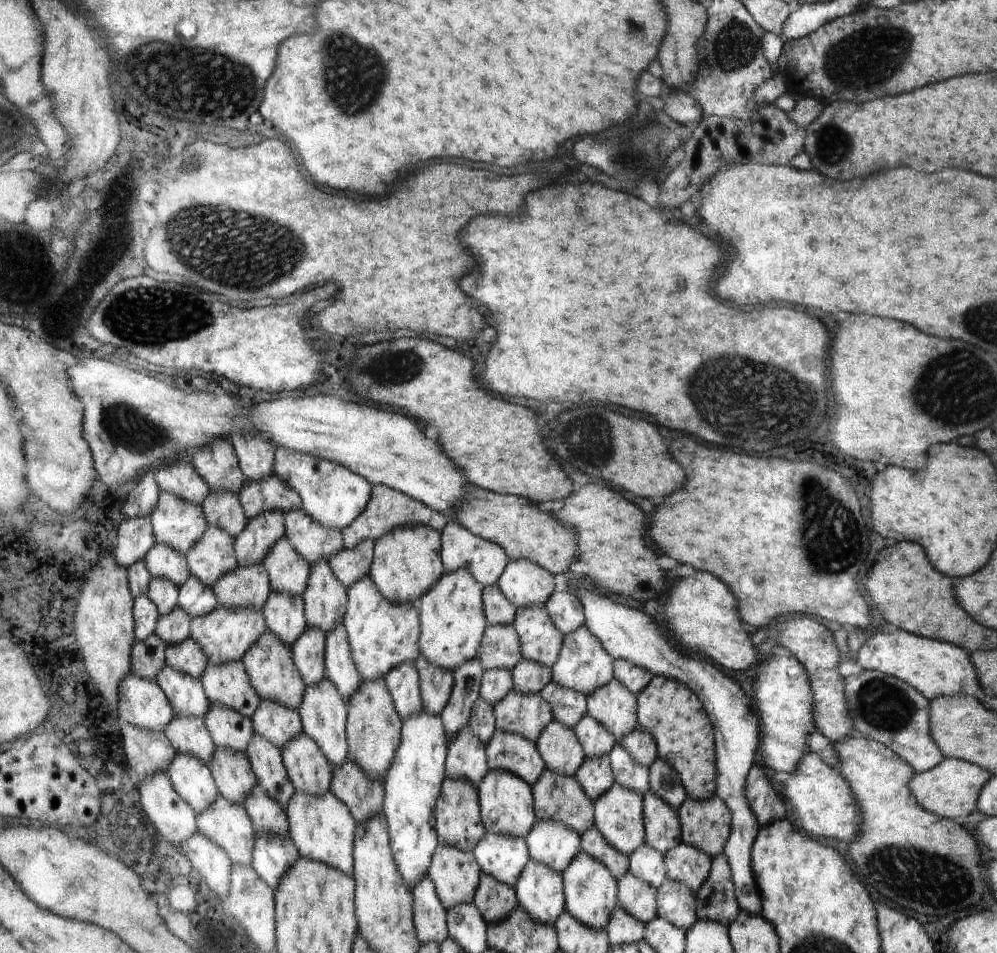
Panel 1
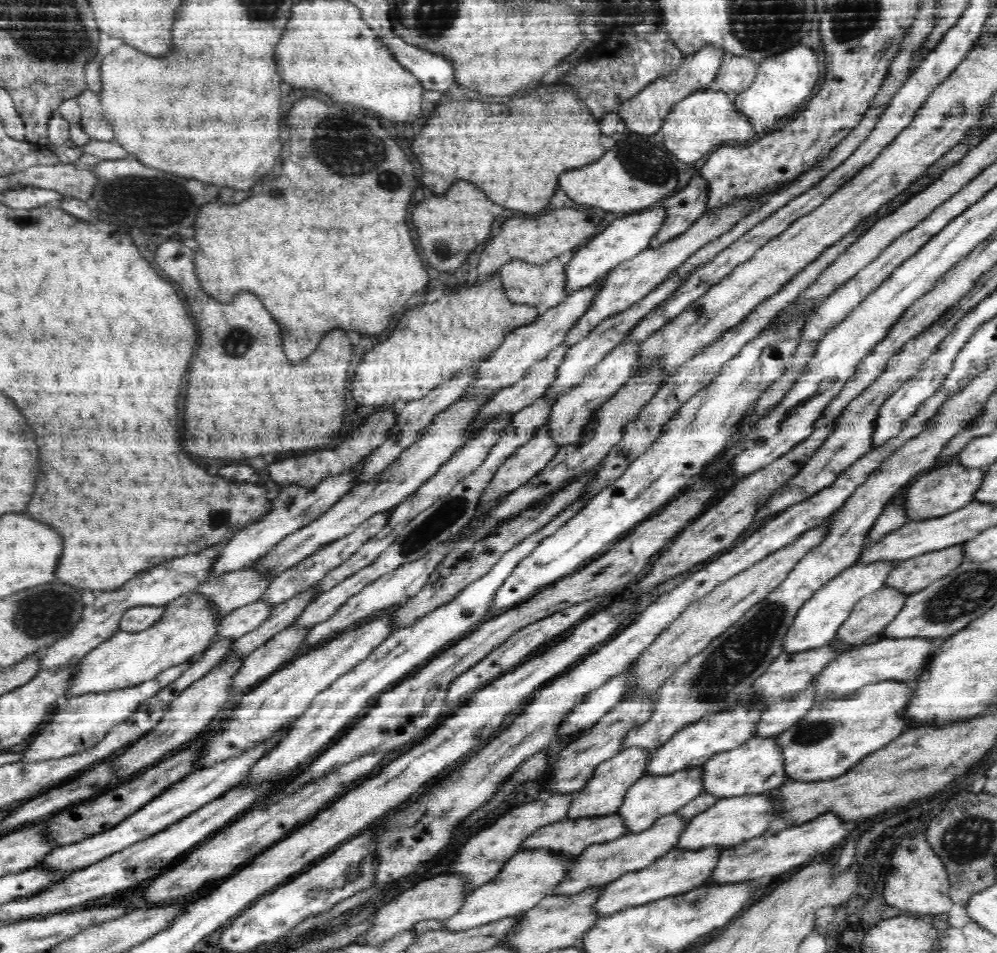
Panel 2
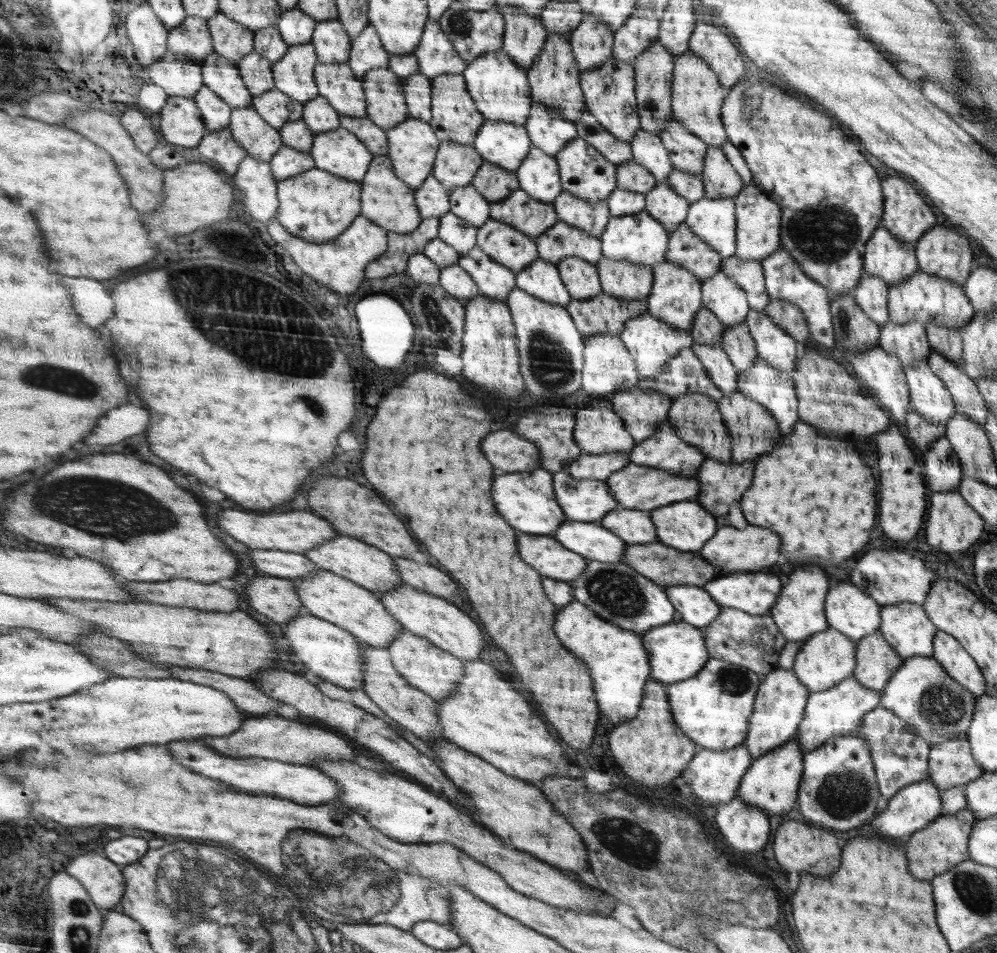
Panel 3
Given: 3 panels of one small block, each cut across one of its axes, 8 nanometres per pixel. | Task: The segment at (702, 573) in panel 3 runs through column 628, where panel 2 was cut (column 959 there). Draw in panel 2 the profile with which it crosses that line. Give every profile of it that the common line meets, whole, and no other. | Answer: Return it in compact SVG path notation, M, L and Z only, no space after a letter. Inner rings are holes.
M954 545L942 550L926 552L897 563L884 581L885 586L896 591L912 595L920 592L934 580L940 580L953 572L963 561L962 546Z

